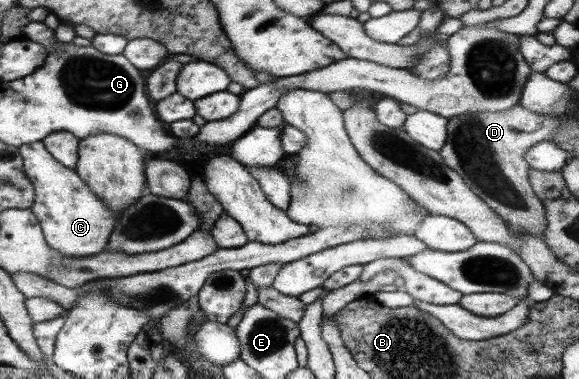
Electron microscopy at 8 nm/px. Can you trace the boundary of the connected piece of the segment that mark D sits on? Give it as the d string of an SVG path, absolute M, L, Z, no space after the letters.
M519 103L503 111L475 111L459 114L449 118L448 121L447 141L439 151L447 167L456 171L461 179L469 184L471 191L485 200L485 203L496 211L497 216L504 222L512 224L525 233L531 233L531 236L543 238L543 233L548 226L545 204L537 197L529 181L530 165L525 161L525 152L541 140L551 140L557 123L561 123L561 118L551 118L551 116L533 112Z

